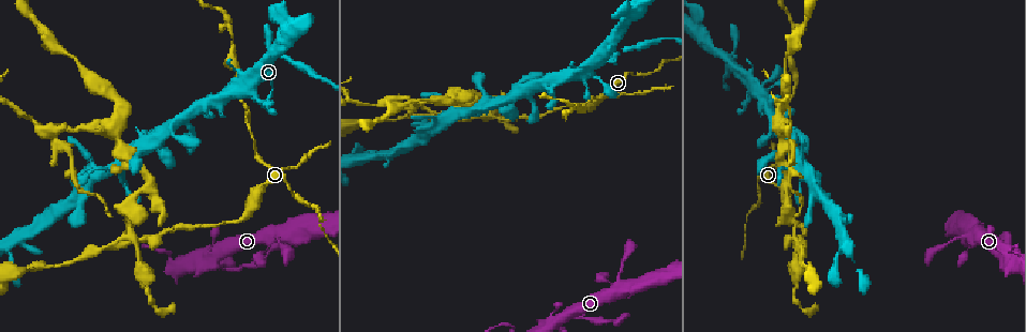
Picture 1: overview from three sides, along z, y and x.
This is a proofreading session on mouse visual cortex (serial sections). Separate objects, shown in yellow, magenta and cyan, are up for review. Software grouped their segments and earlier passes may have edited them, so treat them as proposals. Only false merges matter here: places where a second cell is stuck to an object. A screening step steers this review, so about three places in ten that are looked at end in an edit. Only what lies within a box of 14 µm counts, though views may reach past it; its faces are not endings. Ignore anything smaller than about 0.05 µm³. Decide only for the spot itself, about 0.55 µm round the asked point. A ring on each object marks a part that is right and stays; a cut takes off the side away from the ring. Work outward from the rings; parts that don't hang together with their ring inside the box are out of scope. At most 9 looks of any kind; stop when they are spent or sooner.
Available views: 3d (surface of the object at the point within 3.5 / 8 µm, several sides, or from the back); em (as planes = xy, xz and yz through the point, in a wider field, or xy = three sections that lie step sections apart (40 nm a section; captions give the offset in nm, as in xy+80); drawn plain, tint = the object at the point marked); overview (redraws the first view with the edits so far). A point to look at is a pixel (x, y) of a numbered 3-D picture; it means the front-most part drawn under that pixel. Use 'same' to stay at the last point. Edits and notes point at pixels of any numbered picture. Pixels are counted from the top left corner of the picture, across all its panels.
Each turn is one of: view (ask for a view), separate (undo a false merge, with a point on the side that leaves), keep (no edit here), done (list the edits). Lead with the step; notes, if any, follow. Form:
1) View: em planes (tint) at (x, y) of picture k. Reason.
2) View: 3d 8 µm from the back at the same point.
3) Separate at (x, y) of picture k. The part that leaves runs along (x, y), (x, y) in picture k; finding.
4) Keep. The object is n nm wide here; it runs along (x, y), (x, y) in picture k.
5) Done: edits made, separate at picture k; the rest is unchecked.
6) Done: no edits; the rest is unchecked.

View: 3d 3.5 µm from the back at (228, 268) of picture 1.

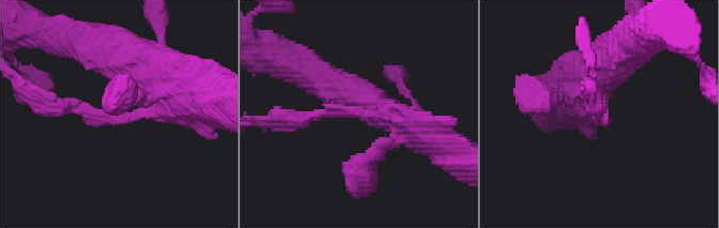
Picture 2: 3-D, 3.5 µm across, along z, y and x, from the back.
View: em planes (tint) at (365, 113) of picture 2. The arms are 150, 400 nm wide; now the EM.

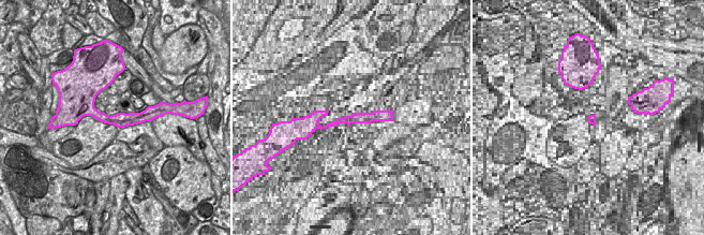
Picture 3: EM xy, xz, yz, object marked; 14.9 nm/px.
Keep. The object is 220 nm wide here; it runs along (77, 116), (146, 118) in picture 3; continuous, no second cell.

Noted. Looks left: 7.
View: 3d 3.5 µm at (256, 192) of picture 1. Calibre changes.

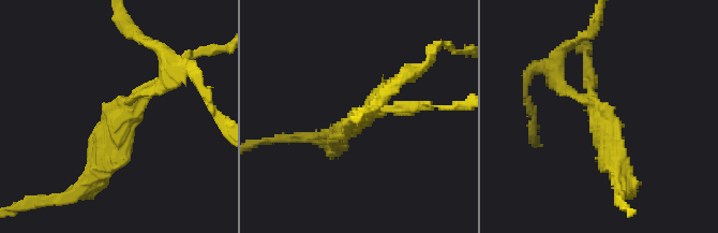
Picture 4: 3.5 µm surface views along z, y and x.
View: em xy step 5 (tint) at (599, 123) of picture 4. 3 arms meet here; the arms are 150, 150, 300 nm wide; shape alone is not enough.

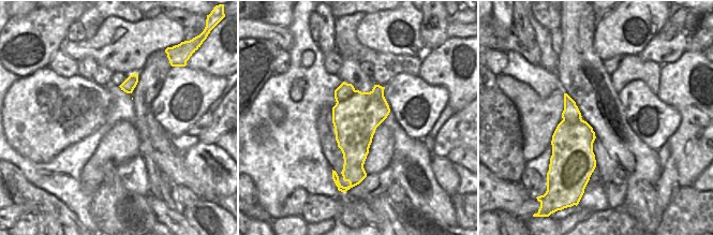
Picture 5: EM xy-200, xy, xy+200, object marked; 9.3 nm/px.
Separate at (280, 139) of picture 4. The part that leaves runs along (130, 107), (96, 173), (80, 189) in picture 4; two cells meet here.

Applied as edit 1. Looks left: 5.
View: 3d 3.5 µm at (758, 193) of picture 1. Thin neck.

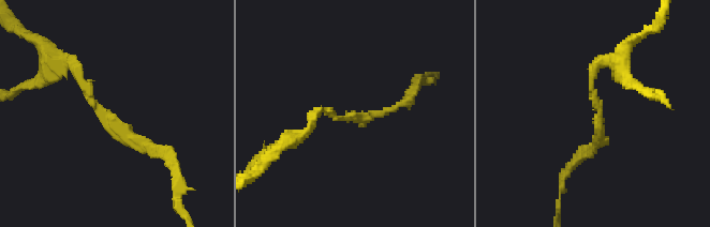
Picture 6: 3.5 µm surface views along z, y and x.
View: em xy step 1 (tint) at (106, 116) of picture 6. The arms are 150, 150 nm wide.

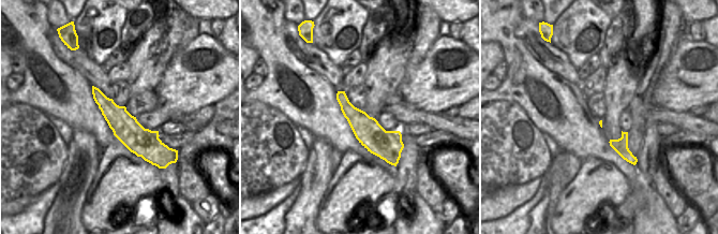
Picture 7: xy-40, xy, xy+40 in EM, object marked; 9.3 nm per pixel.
Keep. The object is 260 nm wide here; it runs along (70, 61), (89, 101), (165, 156) in picture 6; all the same cell.

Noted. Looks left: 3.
View: 3d 3.5 µm from the back at (574, 109) of picture 1. Narrows sharply.

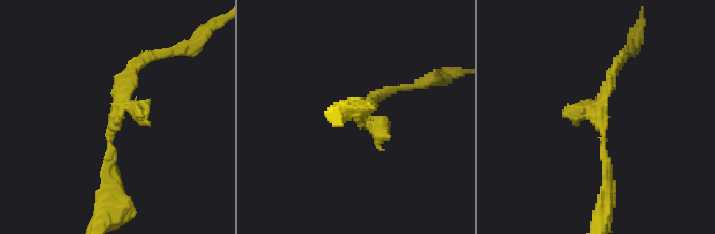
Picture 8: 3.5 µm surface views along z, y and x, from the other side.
View: em xy step 3 (tint) at (107, 133) of picture 8. Shape alone is not enough.

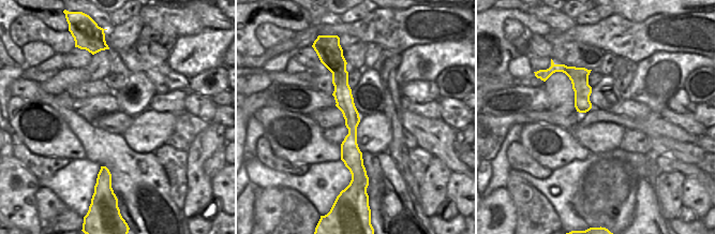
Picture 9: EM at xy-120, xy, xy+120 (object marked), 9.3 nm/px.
Keep. It runs along (110, 205), (107, 133), (134, 70) in picture 8; one cell here.

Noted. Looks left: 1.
Done: edits made, separate at picture 4; the rest is unchecked.

